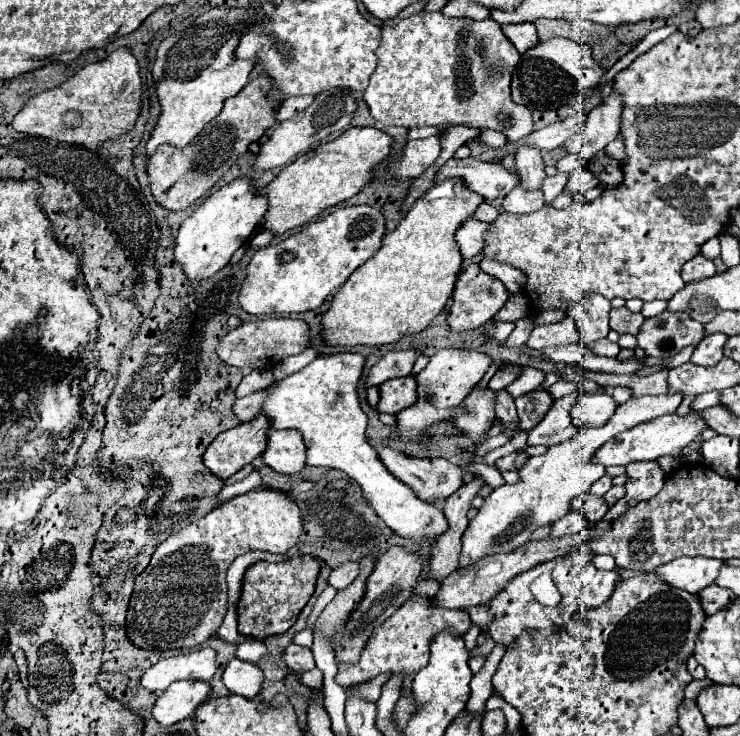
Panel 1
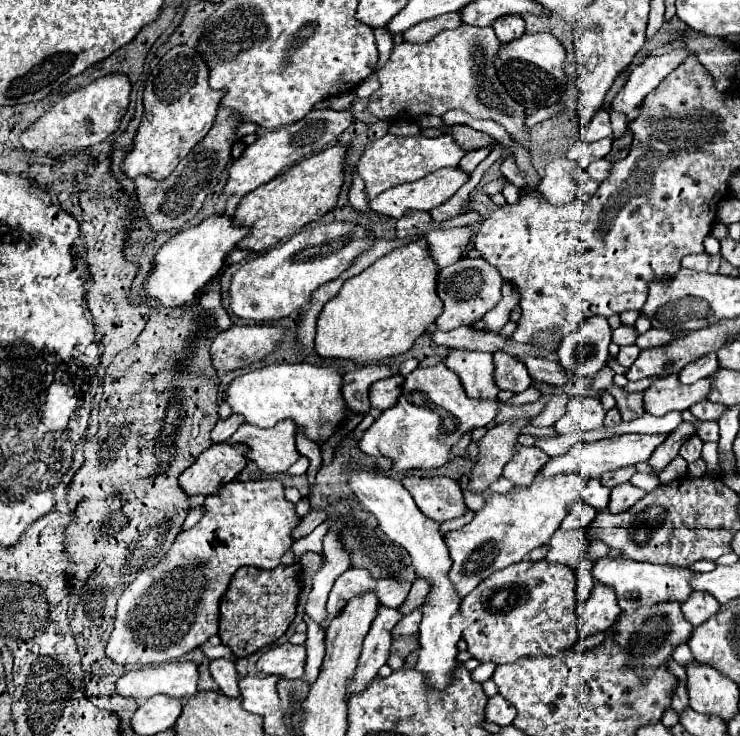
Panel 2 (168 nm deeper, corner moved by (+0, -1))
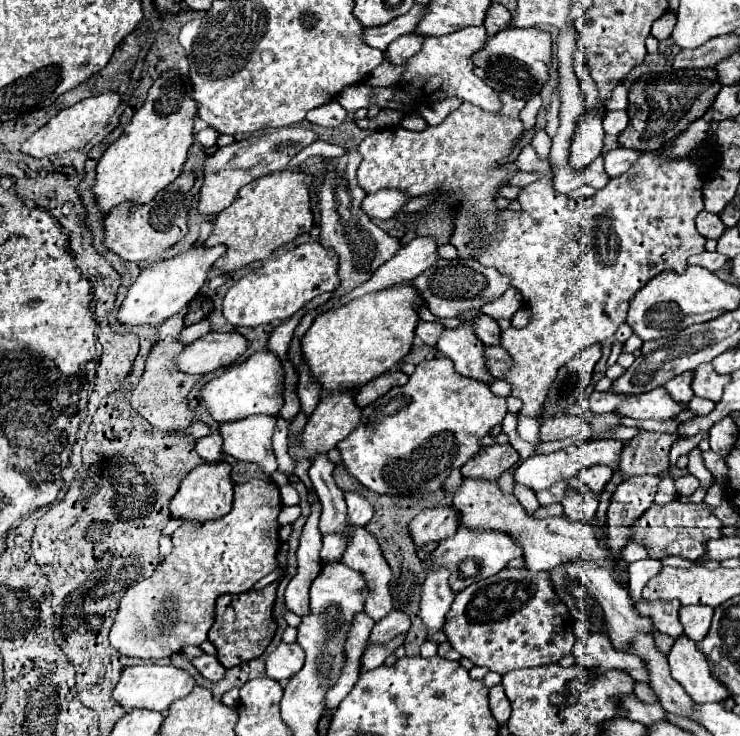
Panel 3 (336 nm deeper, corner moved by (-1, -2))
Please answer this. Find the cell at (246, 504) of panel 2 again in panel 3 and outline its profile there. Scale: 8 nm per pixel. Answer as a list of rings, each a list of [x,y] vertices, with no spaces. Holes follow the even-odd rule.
[[[249,480],[245,484],[235,484],[233,508],[219,520],[203,524],[181,524],[173,536],[173,552],[159,564],[151,578],[129,588],[121,598],[115,624],[109,634],[109,642],[115,650],[125,656],[135,656],[143,660],[159,660],[181,652],[183,646],[199,646],[207,640],[207,632],[215,622],[215,600],[221,594],[241,594],[249,592],[251,586],[275,570],[279,552],[279,524],[277,514],[281,512],[279,488],[269,480]]]

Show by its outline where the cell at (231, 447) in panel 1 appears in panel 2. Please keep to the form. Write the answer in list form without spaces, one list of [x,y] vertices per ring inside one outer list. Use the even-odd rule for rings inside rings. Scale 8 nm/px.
[[[214,443],[180,475],[180,487],[188,495],[212,495],[224,483],[232,481],[246,463],[244,447],[240,447],[240,443]]]

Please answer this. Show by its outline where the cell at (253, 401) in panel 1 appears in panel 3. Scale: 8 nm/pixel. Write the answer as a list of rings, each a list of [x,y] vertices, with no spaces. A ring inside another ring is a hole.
[[[209,434],[201,440],[197,440],[195,450],[201,456],[203,462],[217,462],[221,458],[221,436],[219,434]]]

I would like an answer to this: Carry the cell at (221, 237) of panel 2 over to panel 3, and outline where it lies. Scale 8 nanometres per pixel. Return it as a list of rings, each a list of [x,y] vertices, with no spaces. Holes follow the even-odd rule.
[[[193,246],[175,258],[147,266],[139,274],[139,278],[133,282],[133,286],[127,290],[127,296],[115,314],[117,322],[125,326],[139,326],[139,324],[153,326],[153,324],[165,322],[173,314],[179,314],[181,310],[187,308],[187,304],[195,298],[199,288],[205,284],[213,262],[219,256],[223,256],[223,252],[225,252],[225,246],[213,246],[213,248]]]

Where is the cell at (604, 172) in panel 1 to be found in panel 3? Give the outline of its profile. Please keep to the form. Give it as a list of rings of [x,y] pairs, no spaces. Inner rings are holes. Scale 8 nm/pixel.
[[[703,68],[703,70],[671,70],[671,72],[659,72],[659,74],[643,74],[629,88],[629,108],[627,108],[629,126],[619,136],[619,146],[631,148],[631,150],[637,150],[637,152],[659,150],[665,142],[671,142],[681,132],[685,132],[691,122],[699,120],[709,110],[709,106],[715,102],[715,96],[717,96],[719,90],[721,90],[721,84],[717,82],[715,68]]]

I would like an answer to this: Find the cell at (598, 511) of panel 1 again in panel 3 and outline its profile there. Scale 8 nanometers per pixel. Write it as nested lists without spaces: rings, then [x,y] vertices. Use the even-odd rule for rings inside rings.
[[[595,464],[593,468],[583,468],[579,476],[585,480],[585,484],[587,484],[595,494],[601,494],[603,488],[605,488],[605,484],[611,480],[611,474],[613,474],[613,468]]]

